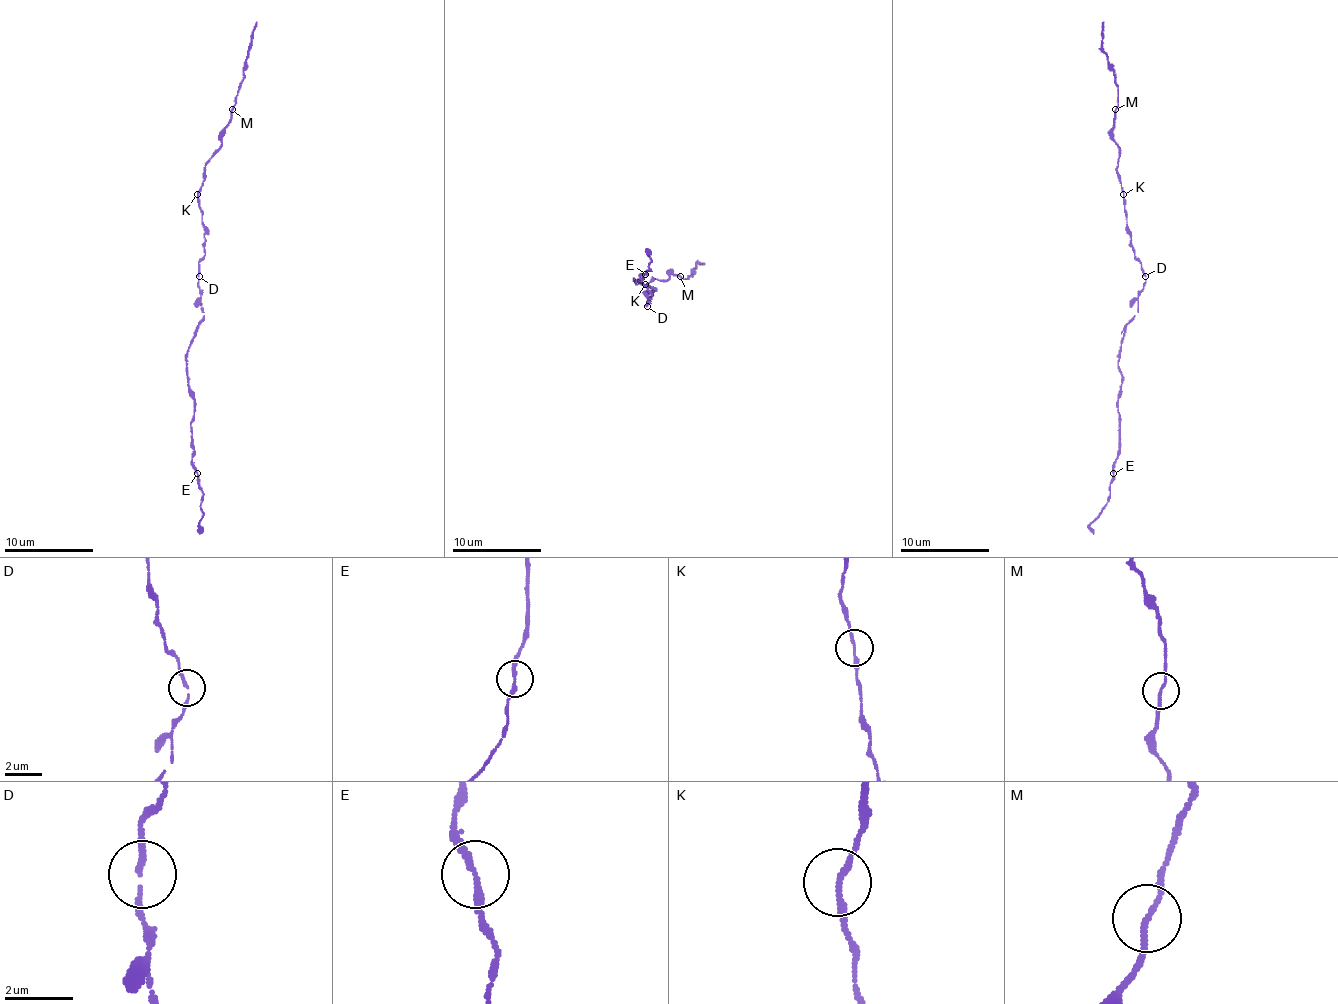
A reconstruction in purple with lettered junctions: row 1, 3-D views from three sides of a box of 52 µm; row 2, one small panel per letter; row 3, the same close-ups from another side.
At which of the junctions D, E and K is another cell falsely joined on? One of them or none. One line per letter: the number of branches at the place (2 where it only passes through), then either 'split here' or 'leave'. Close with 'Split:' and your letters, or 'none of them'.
D: branches 2; leave
E: branches 2; leave
K: branches 2; leave
Split: none of them

